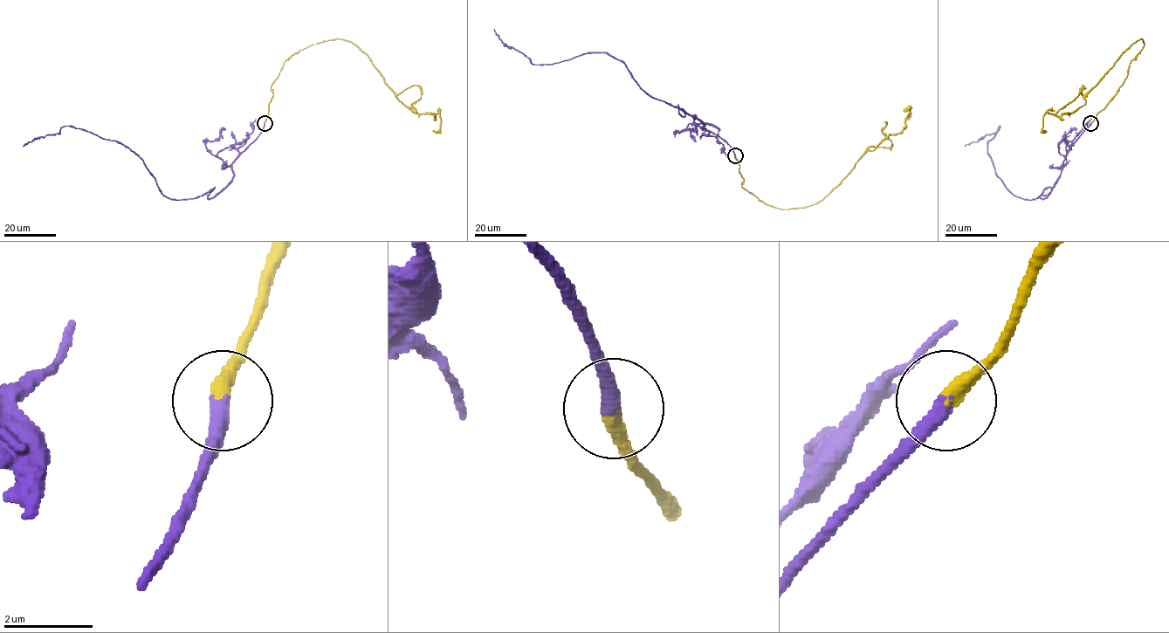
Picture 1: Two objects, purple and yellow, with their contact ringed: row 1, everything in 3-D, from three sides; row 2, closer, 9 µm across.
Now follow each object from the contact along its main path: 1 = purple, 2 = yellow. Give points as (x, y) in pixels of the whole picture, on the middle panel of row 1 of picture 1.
1: (735, 155), (678, 105), (685, 114), (642, 89), (622, 61), (587, 52), (533, 65), (493, 29)
2: (735, 155), (741, 186), (764, 202), (780, 209), (813, 205), (868, 150), (903, 129), (911, 107), (904, 111)

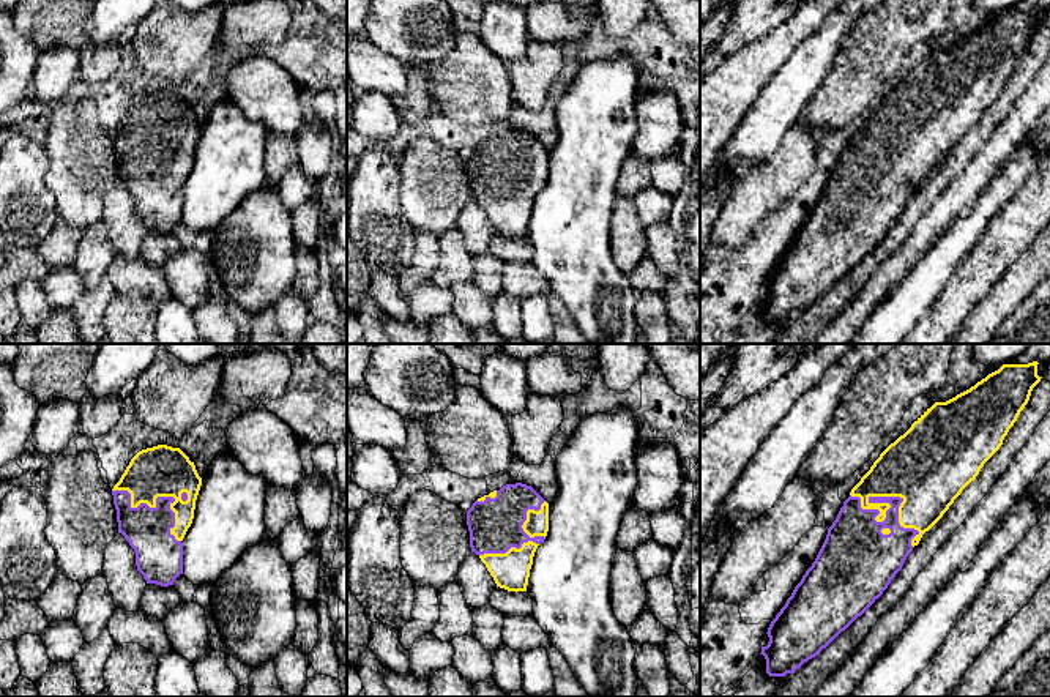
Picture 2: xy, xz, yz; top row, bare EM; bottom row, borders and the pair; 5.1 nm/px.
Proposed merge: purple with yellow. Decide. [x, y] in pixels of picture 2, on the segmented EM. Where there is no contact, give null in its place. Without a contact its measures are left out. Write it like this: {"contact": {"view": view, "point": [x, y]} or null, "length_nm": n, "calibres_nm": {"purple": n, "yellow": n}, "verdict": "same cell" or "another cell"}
{"contact": {"view": "yz", "point": [871, 497]}, "length_nm": 420, "calibres_nm": {"purple": 300, "yellow": 300}, "verdict": "same cell"}

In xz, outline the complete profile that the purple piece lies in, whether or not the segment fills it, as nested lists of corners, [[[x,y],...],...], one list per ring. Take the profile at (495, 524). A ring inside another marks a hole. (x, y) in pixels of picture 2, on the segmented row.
[[[522,483],[478,498],[467,511],[470,547],[508,591],[527,591],[533,557],[549,531],[549,503]]]

